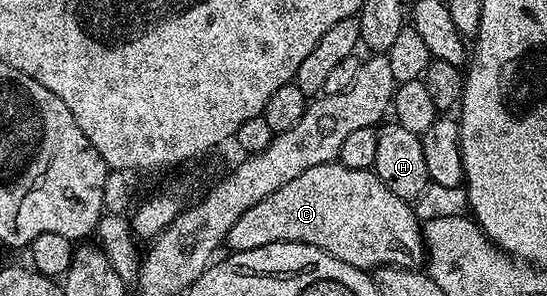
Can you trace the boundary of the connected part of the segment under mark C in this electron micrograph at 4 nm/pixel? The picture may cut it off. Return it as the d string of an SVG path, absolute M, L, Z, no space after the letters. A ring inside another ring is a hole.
M338 160L294 176L290 184L282 184L278 192L242 212L230 228L226 246L235 252L271 242L301 242L365 272L375 271L377 266L414 270L426 262L424 231L415 209L394 196L372 170L346 168Z

